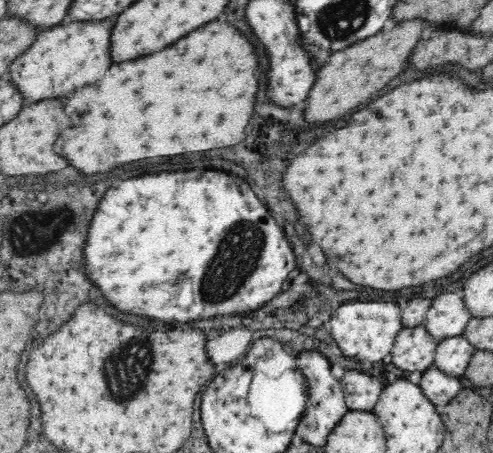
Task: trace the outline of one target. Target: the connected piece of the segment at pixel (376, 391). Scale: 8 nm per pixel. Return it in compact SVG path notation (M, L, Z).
M349 369L340 378L345 403L350 410L364 410L370 412L374 408L374 402L378 402L380 392L385 384L376 376Z

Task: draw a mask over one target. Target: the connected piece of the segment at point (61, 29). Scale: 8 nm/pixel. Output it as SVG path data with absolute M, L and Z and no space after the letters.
M70 22L64 26L43 28L36 40L24 54L16 58L9 67L7 76L20 89L24 98L32 102L44 98L64 96L70 90L76 90L84 84L96 82L112 66L110 58L110 34L112 22Z

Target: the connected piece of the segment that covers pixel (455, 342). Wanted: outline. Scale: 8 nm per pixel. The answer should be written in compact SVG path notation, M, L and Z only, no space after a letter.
M462 334L437 343L434 363L437 368L456 378L465 374L466 366L477 348Z

